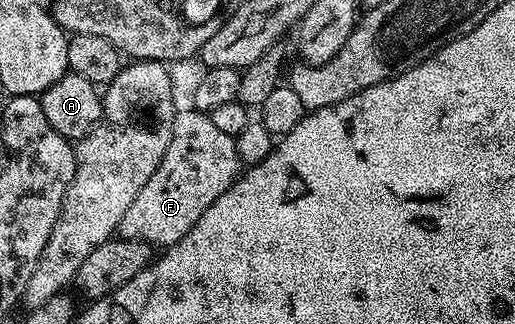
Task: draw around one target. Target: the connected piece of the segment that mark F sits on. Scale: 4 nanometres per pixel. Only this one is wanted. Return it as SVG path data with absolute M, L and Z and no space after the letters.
M192 107L178 112L173 118L173 138L159 163L155 175L143 183L143 191L135 195L127 215L123 215L120 236L127 241L142 241L150 247L168 247L179 243L199 215L223 195L237 180L242 168L237 157L237 143L231 135L223 135L211 123L208 112Z

